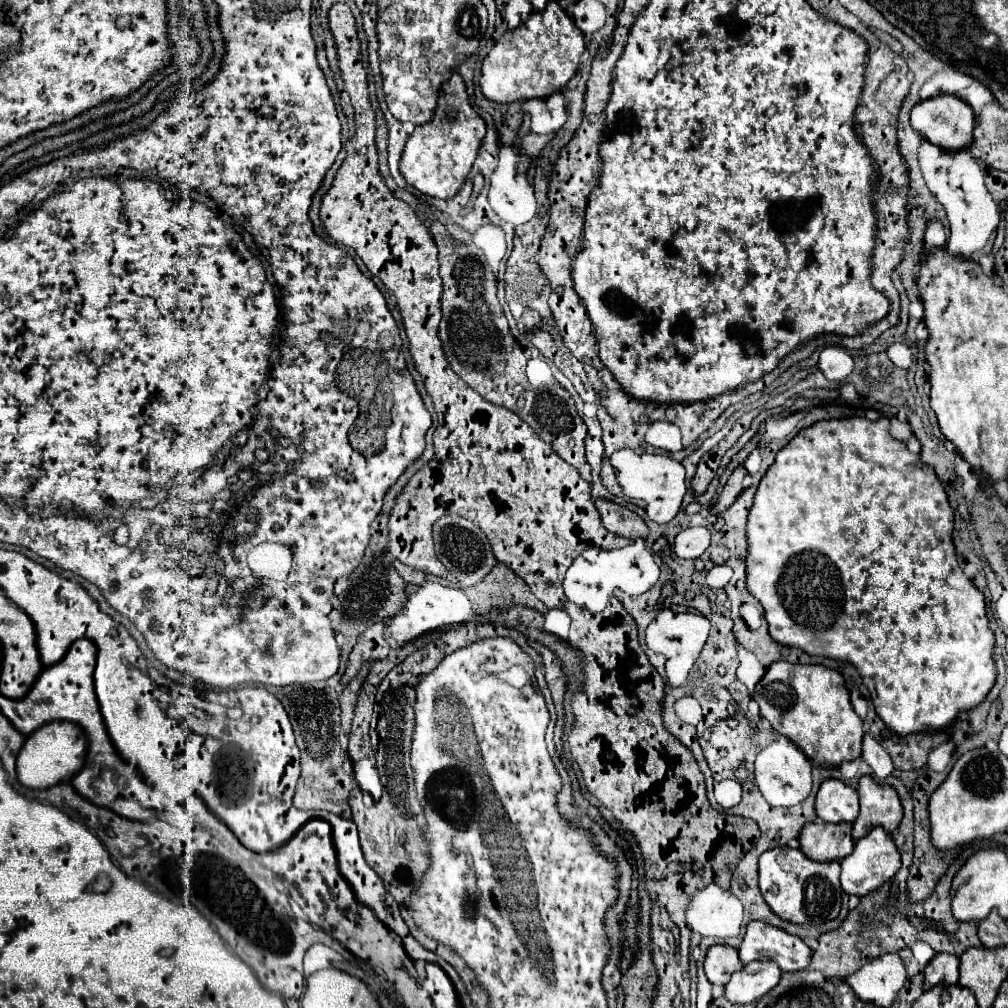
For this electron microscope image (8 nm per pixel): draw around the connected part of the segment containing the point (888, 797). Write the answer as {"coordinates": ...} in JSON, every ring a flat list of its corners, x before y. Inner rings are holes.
{"coordinates":[[862,776,858,784,860,796,860,816,854,820,852,836,860,840,874,826,882,826,888,834,892,834,902,820,902,804,898,802,898,794,888,784,876,784,872,776]]}

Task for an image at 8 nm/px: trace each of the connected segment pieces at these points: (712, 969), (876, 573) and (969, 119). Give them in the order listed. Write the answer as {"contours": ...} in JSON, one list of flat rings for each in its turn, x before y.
{"contours":[[[712,946,706,954,706,962,704,962,704,970,706,976,712,984,728,984,730,976,734,972,738,972,740,968,744,968,744,964,738,958,738,950,730,948,730,946]],[[860,416,852,418,832,418,812,424,810,428,800,430,778,454,774,464,762,476,758,490,754,494,754,504,748,512,746,540,746,586,748,592,760,600,764,608,764,618,768,622,768,632,772,640,784,646,802,648,808,654,826,656,834,660,846,660,856,666,866,688,870,690,876,714,892,728,896,734,906,736,914,732,940,730,954,722,960,708,978,706,996,680,996,666,992,660,994,634,988,628,984,594,964,576,956,562,956,548,952,544,954,528,954,510,948,504,944,486,940,484,934,470,914,456,904,442,888,434,890,420,880,416,878,420,868,420]],[[934,96,924,102,918,102,910,114,912,128,918,130,924,138,934,142,944,150,962,150,972,142,974,130,974,110,956,96]]]}

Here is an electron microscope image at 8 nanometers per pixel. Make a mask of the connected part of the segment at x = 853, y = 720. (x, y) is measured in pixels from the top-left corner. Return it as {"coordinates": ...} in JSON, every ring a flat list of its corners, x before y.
{"coordinates":[[774,662,760,684,754,688,754,700,760,704,760,714,778,730,790,738,812,764,840,766,842,762,856,760,862,746,862,718,850,704,848,690,840,672,826,666]]}

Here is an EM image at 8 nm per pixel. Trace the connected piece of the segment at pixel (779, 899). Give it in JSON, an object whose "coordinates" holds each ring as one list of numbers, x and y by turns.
{"coordinates":[[778,846,760,856,760,892,770,910,794,924,824,924,838,916,842,906,840,864,810,860,802,850]]}

